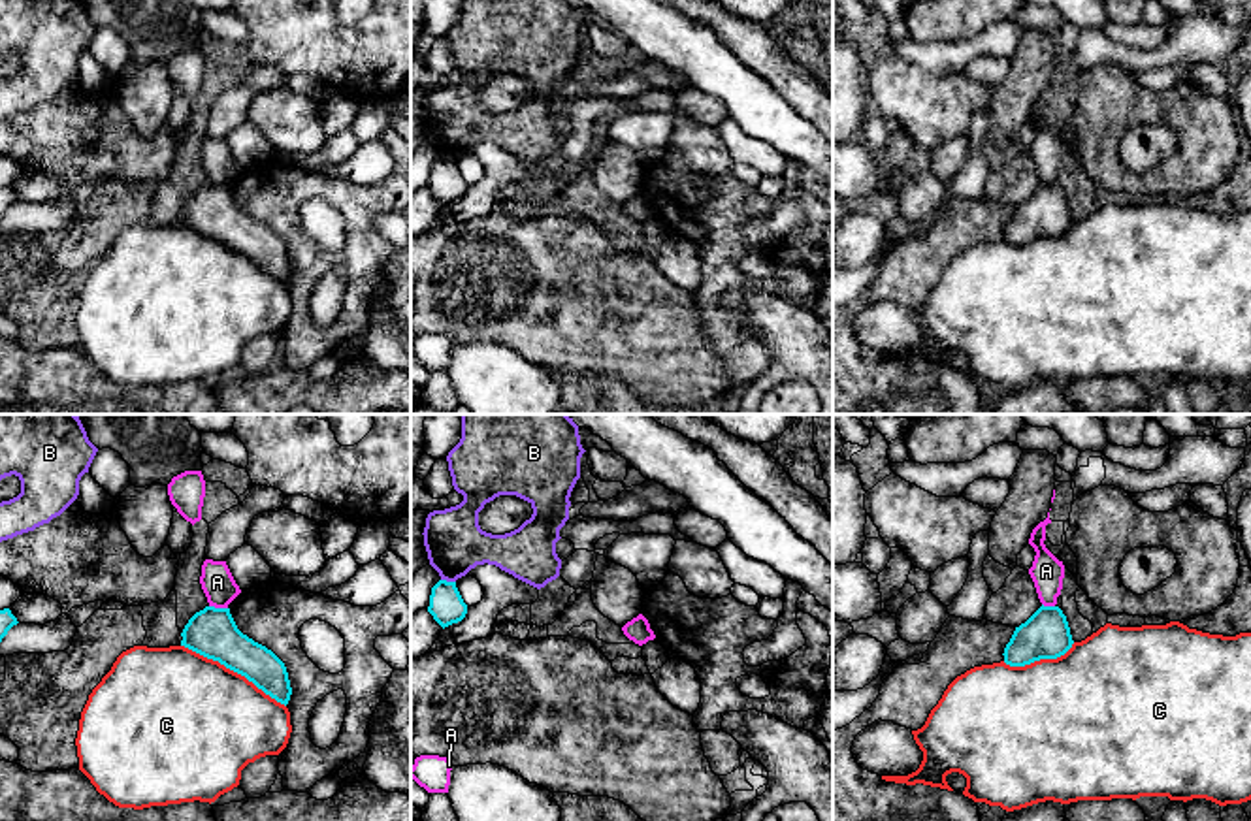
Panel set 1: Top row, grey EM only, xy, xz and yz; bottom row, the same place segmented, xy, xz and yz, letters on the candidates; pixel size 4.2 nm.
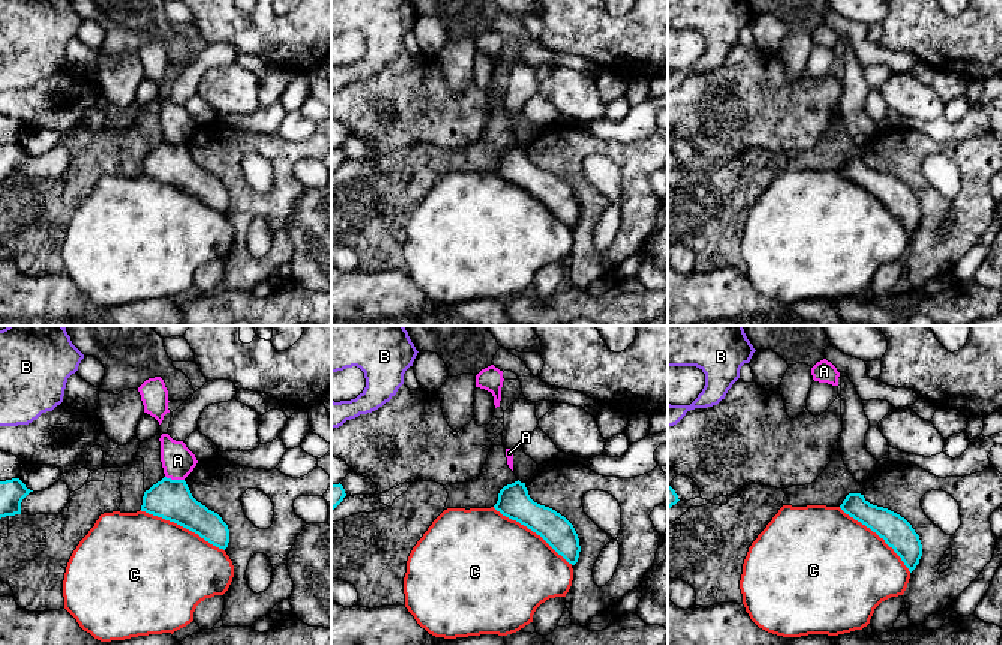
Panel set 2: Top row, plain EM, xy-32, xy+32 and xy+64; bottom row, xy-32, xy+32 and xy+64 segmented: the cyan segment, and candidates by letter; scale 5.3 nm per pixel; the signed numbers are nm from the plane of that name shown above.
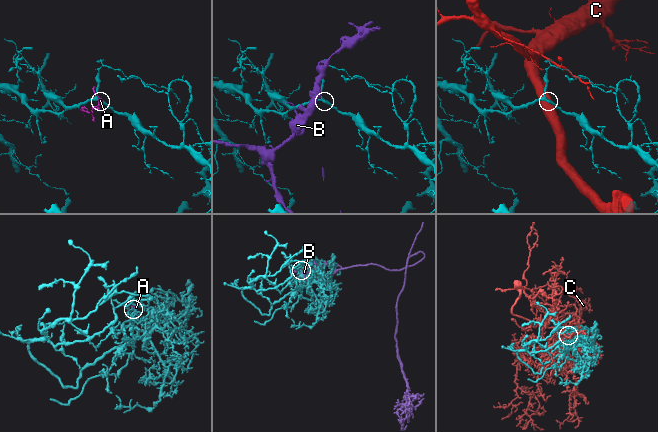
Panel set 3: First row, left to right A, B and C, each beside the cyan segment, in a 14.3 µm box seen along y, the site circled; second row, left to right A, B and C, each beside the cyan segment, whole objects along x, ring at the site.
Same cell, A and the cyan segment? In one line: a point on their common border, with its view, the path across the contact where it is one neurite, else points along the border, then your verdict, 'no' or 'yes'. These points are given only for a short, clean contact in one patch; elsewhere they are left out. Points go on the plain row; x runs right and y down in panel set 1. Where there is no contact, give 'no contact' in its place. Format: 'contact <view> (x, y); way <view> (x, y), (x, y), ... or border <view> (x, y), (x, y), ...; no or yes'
contact xy (219, 187); border xy (210, 183), (227, 187); no

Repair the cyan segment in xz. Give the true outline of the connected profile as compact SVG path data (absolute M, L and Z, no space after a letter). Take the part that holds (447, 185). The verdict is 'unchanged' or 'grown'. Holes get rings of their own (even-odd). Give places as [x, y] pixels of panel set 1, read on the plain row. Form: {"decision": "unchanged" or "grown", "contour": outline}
{"decision": "unchanged", "contour": "M439 158L431 166L428 190L443 207L465 196L467 183L456 166L456 160Z"}

